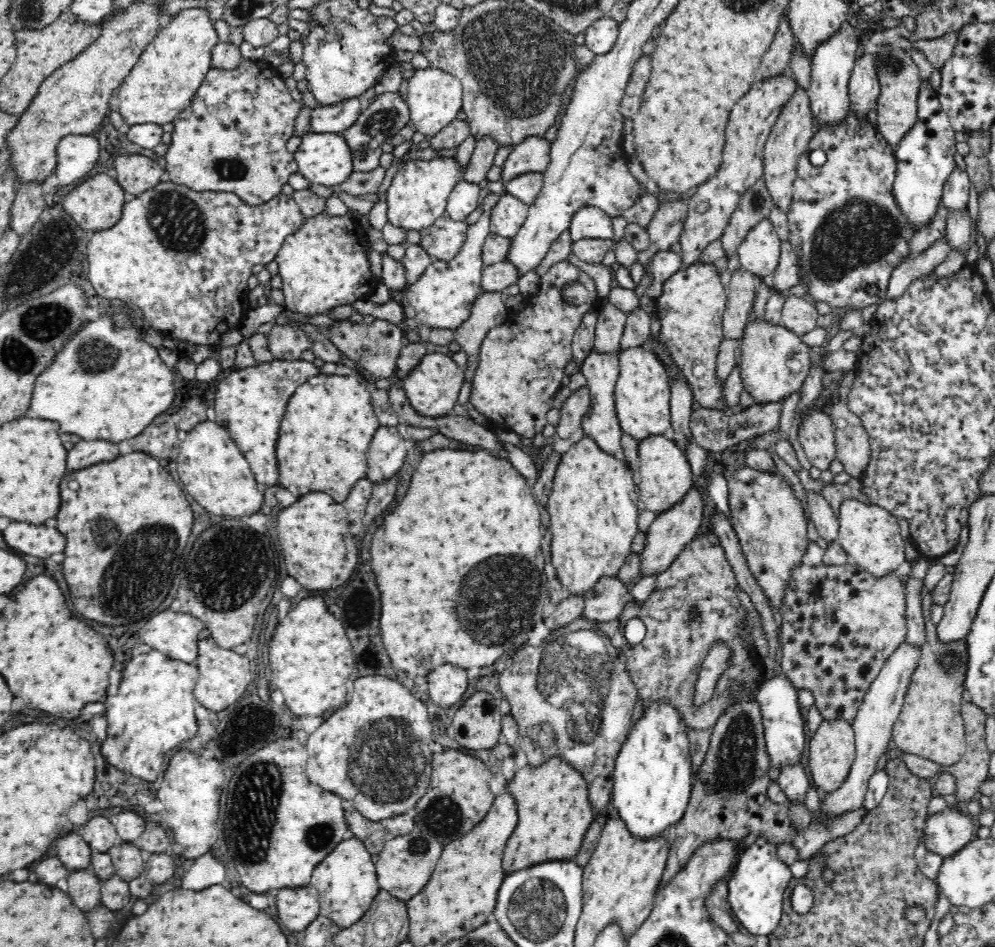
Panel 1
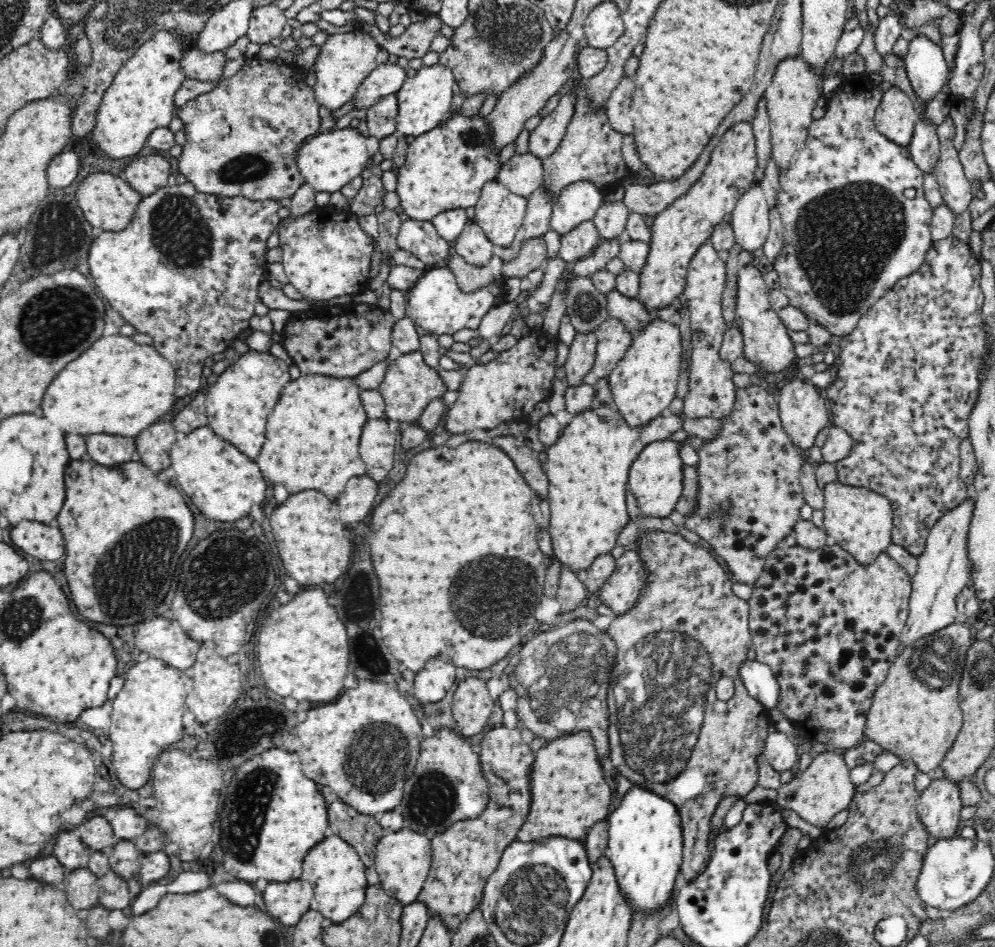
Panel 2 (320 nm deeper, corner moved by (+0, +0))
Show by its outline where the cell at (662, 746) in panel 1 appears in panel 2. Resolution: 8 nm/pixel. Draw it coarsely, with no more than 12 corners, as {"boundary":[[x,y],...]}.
{"boundary":[[633,786],[609,813],[604,857],[632,911],[674,899],[676,806]]}

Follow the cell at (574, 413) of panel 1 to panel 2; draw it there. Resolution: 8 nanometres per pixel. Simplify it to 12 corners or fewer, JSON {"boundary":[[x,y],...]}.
{"boundary":[[595,331],[576,332],[564,363],[567,384],[578,386],[592,370]]}

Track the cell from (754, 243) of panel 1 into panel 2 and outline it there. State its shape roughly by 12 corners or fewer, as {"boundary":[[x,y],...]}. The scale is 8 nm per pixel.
{"boundary":[[759,184],[742,194],[731,214],[735,242],[762,249],[770,207]]}

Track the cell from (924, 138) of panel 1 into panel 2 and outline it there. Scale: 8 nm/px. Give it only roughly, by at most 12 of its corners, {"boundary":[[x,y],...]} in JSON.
{"boundary":[[926,35],[910,40],[903,61],[923,103],[946,82],[943,48]]}

